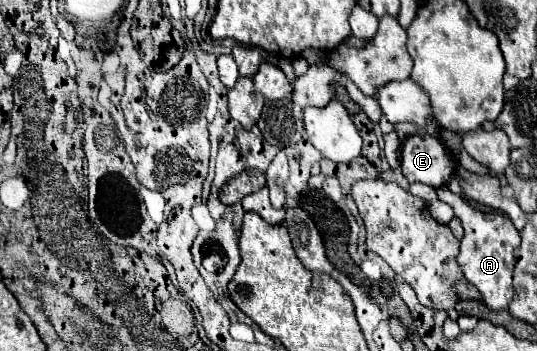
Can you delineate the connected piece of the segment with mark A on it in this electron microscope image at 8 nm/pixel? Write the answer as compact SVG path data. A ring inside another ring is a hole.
M441 186L437 190L437 198L441 202L447 202L463 224L465 236L461 240L461 254L459 254L457 262L459 262L465 278L471 284L475 284L477 290L483 294L483 302L487 304L487 308L491 308L491 310L507 308L509 302L513 300L511 276L513 276L513 266L515 266L515 248L521 242L517 228L503 214L495 214L495 212L485 214L485 212L475 210L461 196L453 194L447 186Z

